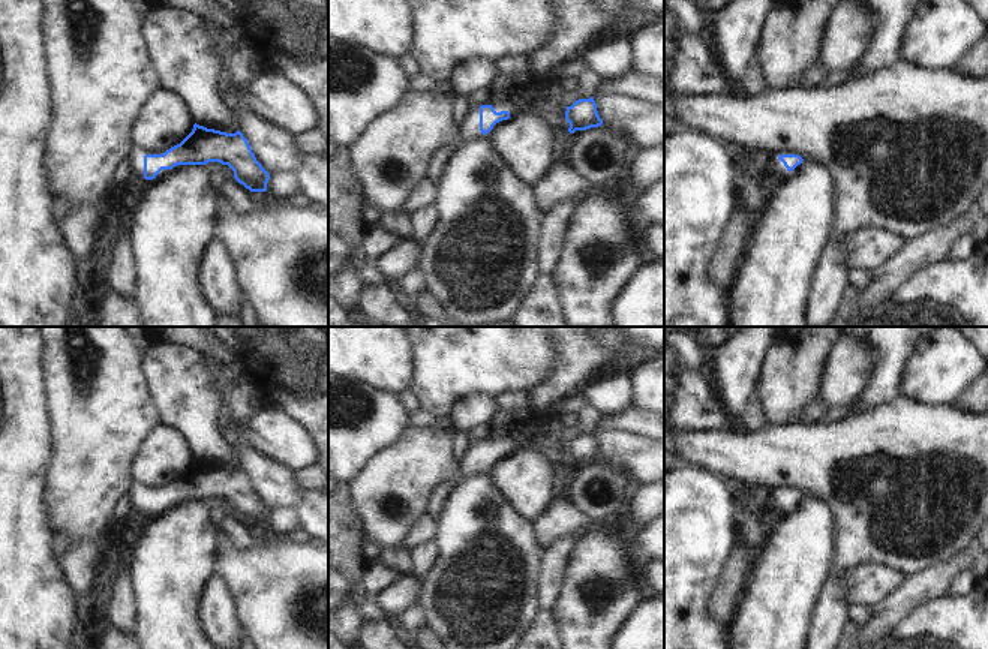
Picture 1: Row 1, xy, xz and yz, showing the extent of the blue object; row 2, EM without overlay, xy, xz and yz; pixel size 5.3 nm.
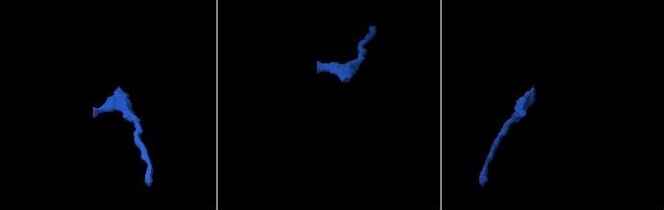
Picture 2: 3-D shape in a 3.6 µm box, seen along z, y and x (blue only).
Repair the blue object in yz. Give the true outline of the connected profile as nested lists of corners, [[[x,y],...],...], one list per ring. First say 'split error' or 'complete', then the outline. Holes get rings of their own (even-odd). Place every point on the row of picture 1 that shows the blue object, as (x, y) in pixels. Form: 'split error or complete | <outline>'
split error | [[[778,151],[775,156],[777,171],[784,178],[789,178],[799,169],[802,160],[796,151]]]

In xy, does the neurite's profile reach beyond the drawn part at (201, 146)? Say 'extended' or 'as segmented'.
extended

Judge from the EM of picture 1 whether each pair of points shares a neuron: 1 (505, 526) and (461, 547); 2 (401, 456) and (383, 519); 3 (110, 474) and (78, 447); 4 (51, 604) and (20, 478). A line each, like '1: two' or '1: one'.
1: one
2: one
3: one
4: one

